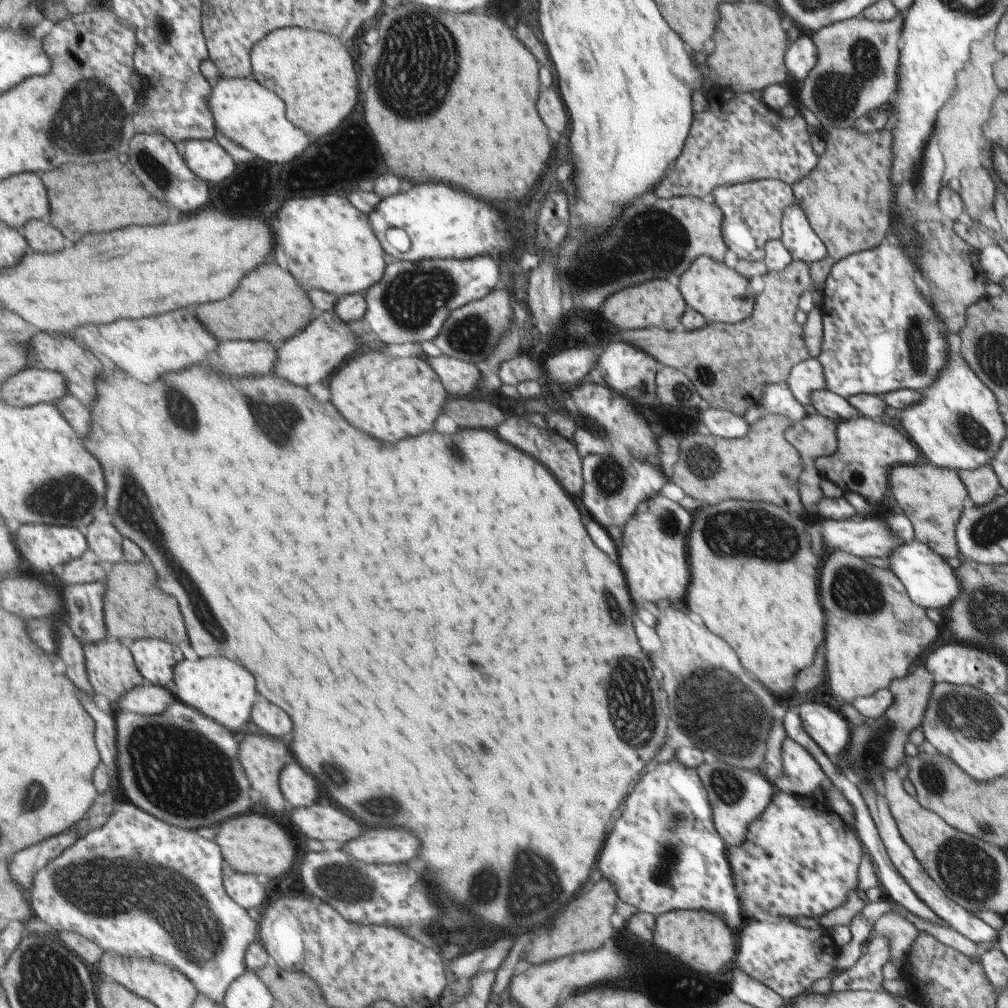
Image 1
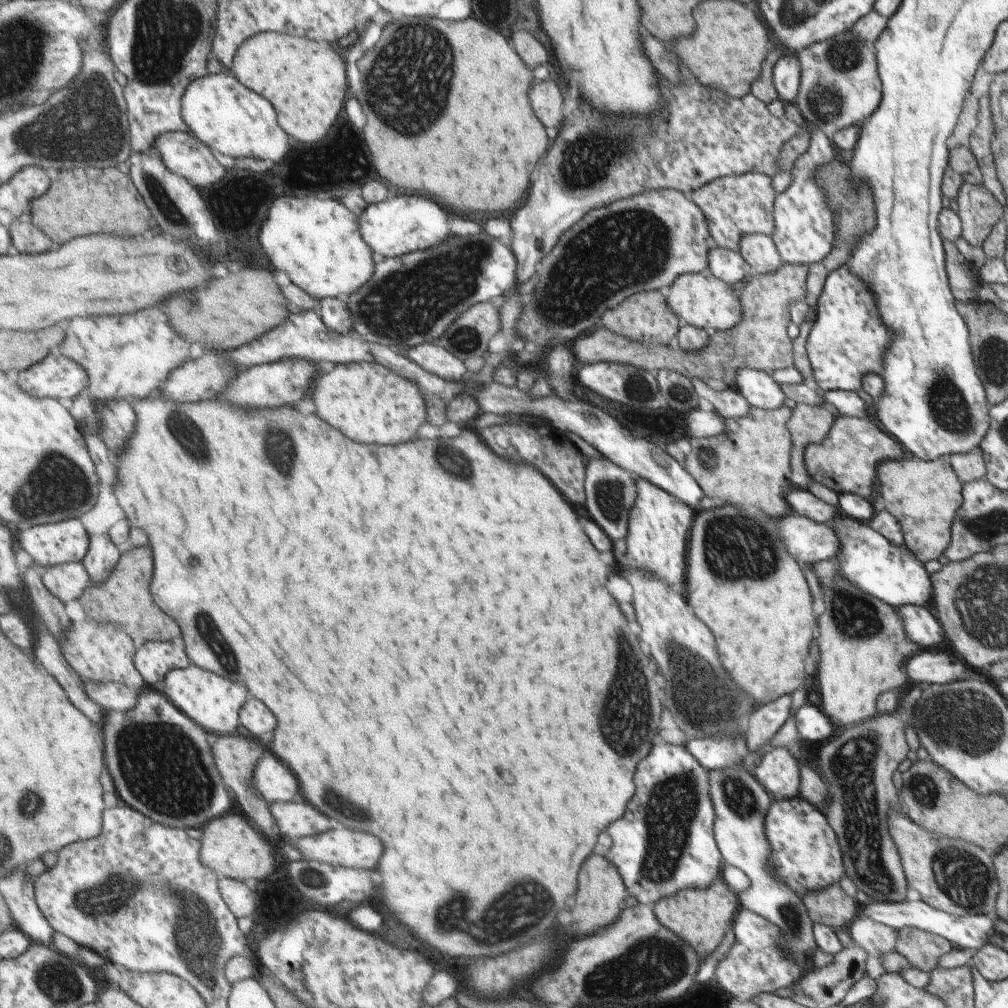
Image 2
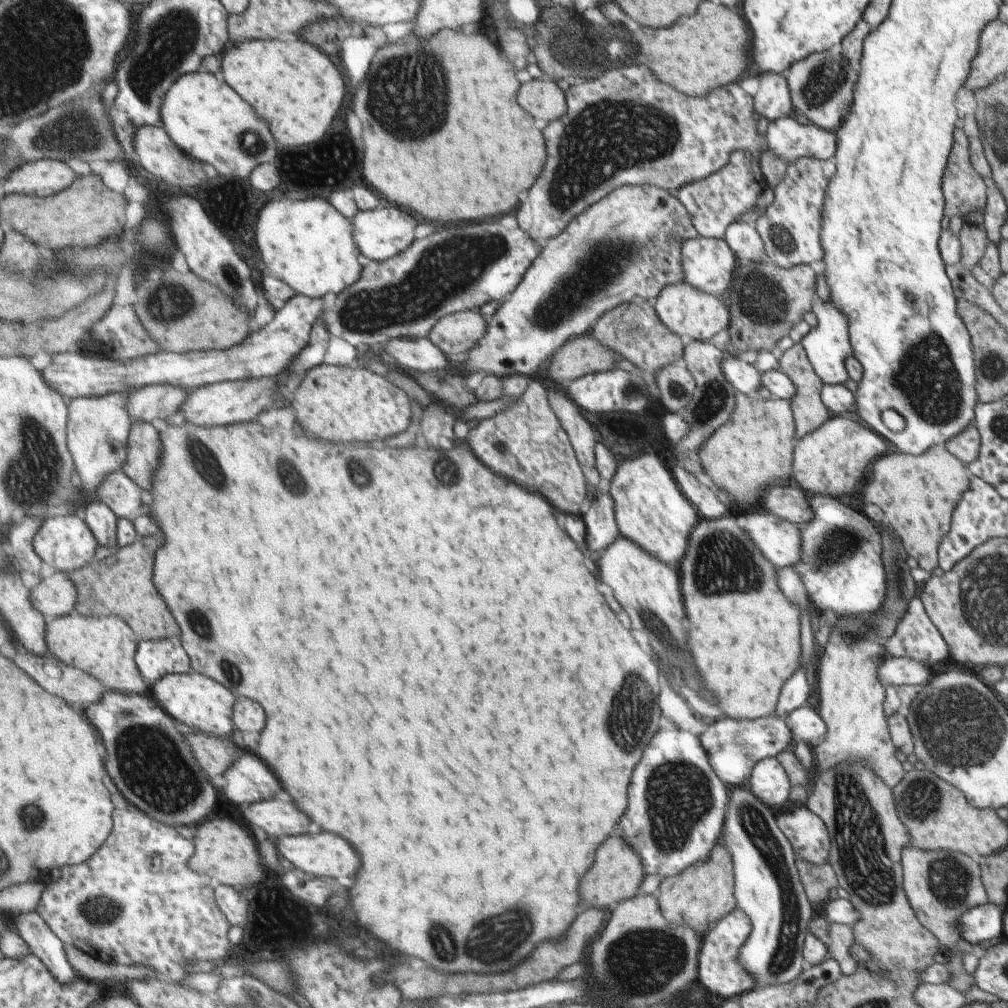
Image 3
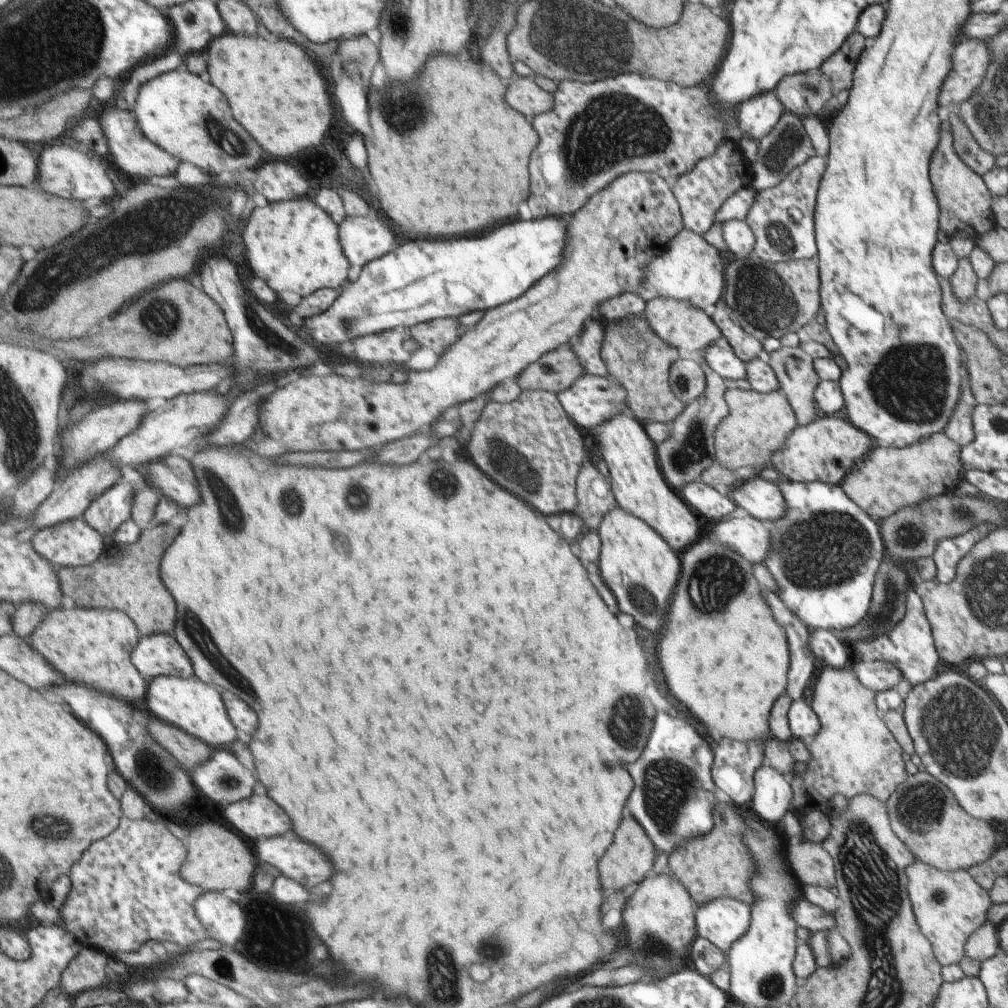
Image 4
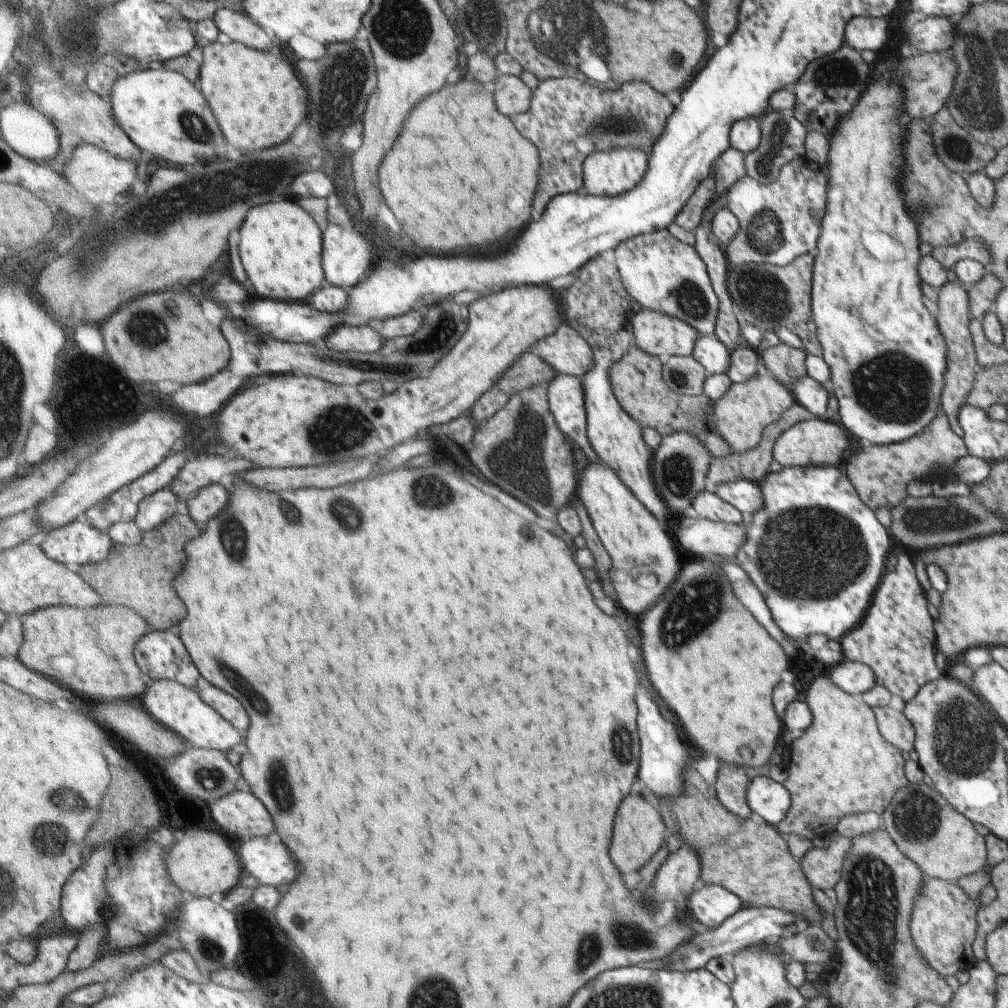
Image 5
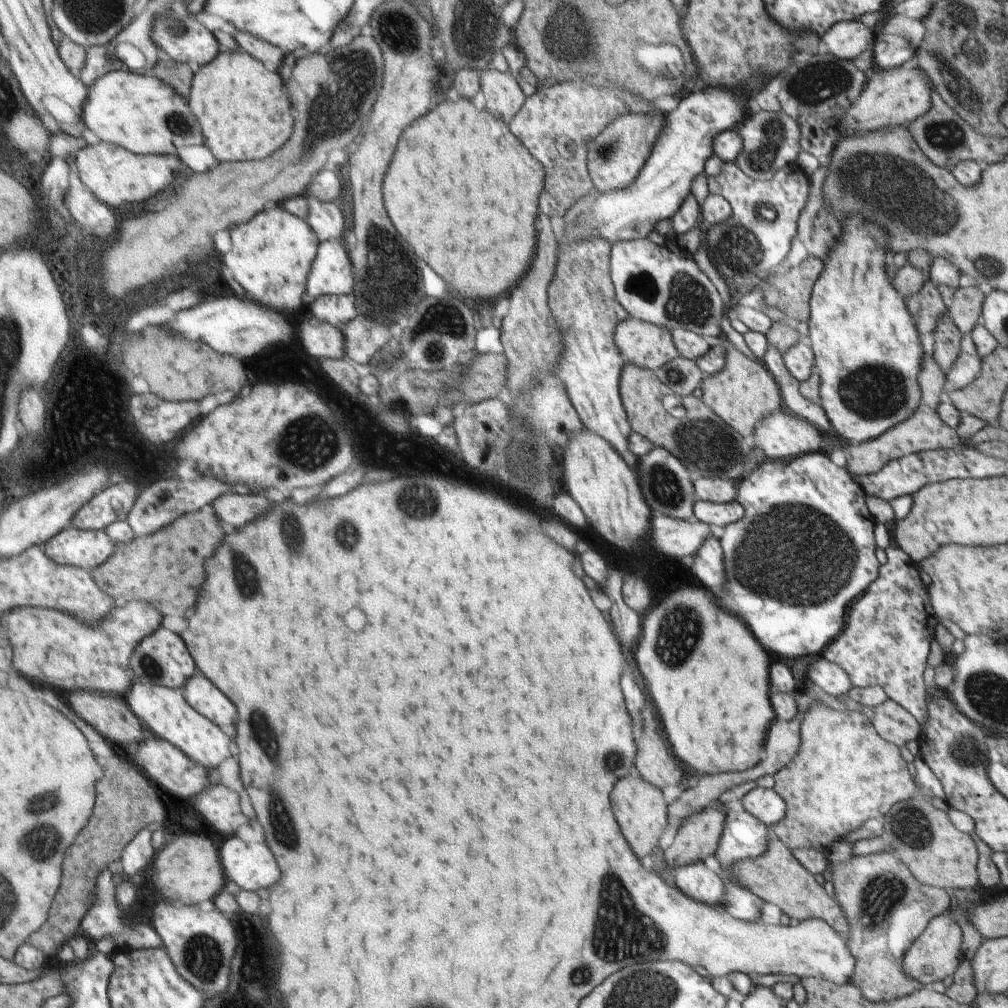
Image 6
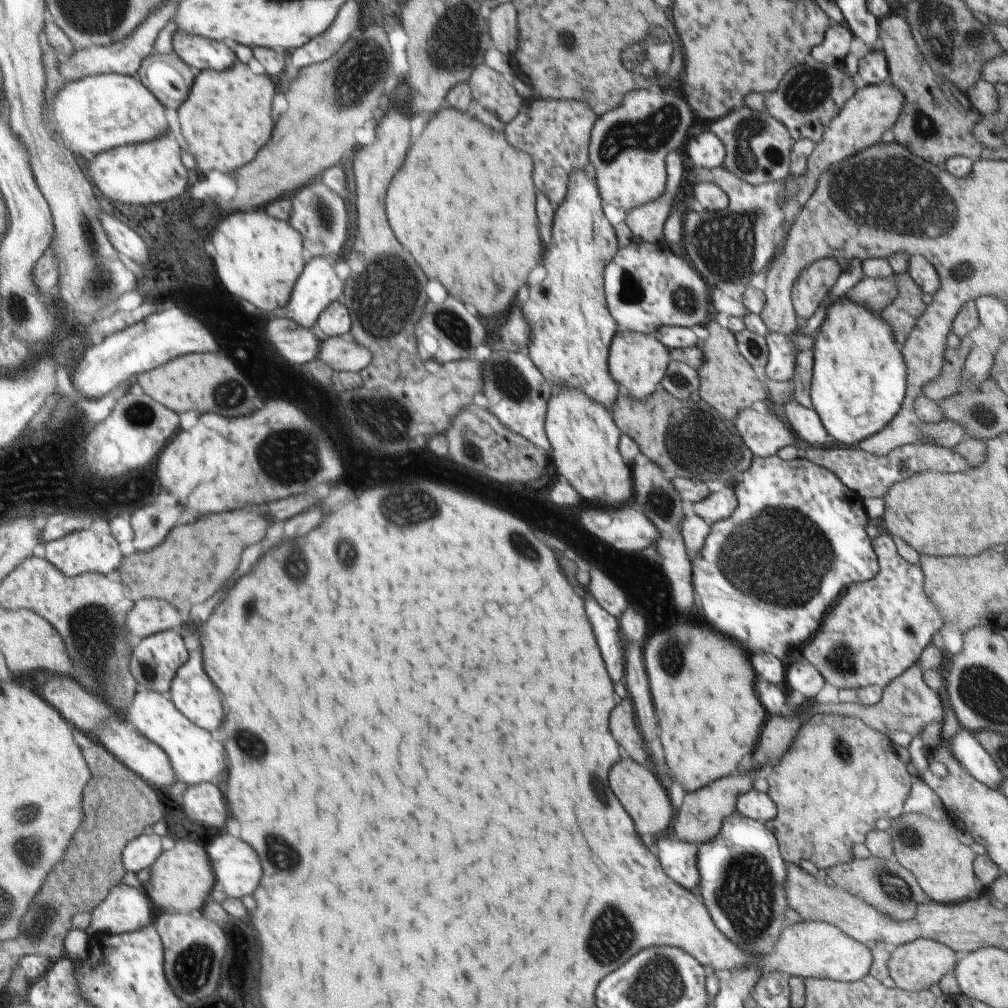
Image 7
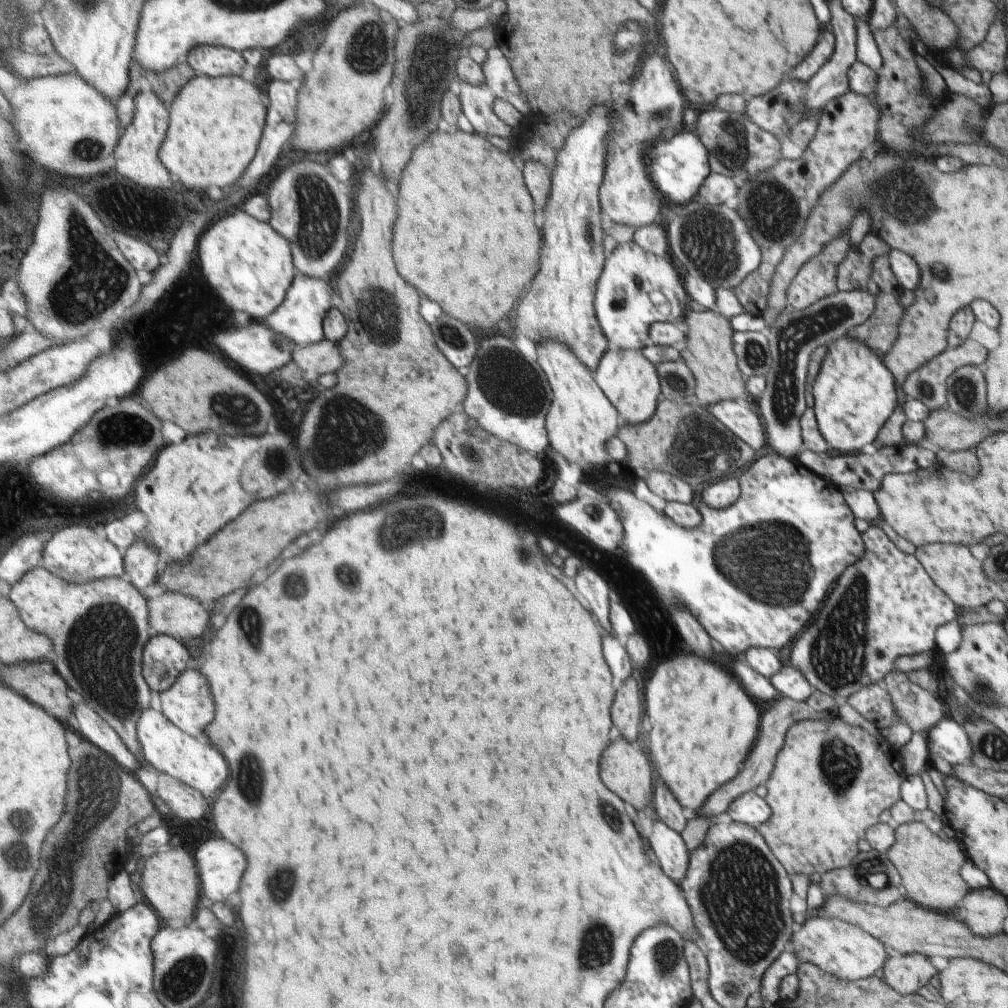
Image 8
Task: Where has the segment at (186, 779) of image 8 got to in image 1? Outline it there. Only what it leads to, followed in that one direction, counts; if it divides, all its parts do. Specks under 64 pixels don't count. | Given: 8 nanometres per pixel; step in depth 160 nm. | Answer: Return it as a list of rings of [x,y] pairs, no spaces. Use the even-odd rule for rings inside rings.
[[[205,658],[205,660],[183,660],[175,672],[174,683],[177,692],[174,694],[185,705],[192,706],[209,718],[225,725],[230,731],[242,734],[245,726],[252,721],[253,706],[257,702],[257,680],[255,676],[239,662],[231,662],[227,658]]]

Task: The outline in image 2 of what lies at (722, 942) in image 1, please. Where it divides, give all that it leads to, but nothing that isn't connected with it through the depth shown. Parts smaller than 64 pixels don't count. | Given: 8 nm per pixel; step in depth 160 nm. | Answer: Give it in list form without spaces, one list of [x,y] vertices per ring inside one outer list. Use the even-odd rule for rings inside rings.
[[[713,882],[709,888],[685,888],[671,896],[663,896],[651,906],[655,911],[657,920],[664,925],[669,932],[677,934],[695,948],[697,955],[705,958],[711,955],[713,950],[719,946],[726,932],[730,929],[733,914],[737,910],[737,898],[729,892],[725,882]]]

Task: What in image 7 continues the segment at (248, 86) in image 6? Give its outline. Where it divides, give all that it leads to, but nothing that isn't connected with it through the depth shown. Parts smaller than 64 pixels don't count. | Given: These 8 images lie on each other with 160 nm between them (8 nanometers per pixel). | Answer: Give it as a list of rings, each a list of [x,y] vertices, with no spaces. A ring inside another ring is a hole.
[[[241,60],[235,62],[227,70],[198,72],[188,97],[177,110],[179,118],[182,119],[182,135],[203,172],[209,172],[209,170],[233,172],[233,170],[249,164],[255,158],[257,150],[261,146],[265,148],[267,142],[273,138],[273,128],[275,128],[273,96],[277,94],[277,86],[267,74],[255,74],[243,62]]]

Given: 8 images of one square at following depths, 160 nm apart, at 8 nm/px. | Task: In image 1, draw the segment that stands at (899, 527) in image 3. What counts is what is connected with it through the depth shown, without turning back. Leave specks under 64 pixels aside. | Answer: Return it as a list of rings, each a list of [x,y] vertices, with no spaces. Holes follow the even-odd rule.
[[[922,462],[920,465],[901,465],[889,473],[893,498],[911,523],[914,540],[926,544],[943,558],[959,556],[956,531],[965,506],[965,489],[957,472]]]

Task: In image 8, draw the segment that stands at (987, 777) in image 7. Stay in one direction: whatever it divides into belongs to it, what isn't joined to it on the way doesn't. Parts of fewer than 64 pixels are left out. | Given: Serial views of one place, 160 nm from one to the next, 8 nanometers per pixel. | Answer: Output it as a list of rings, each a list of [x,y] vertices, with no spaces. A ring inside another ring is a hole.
[[[943,717],[925,734],[929,760],[935,754],[946,760],[951,767],[971,764],[969,739],[964,734],[964,728],[951,718]]]

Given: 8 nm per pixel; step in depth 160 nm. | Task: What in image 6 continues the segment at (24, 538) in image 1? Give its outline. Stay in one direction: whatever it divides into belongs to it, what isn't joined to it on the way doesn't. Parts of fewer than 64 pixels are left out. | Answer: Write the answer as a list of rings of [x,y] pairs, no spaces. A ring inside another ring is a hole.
[[[73,525],[45,543],[45,552],[57,564],[92,570],[111,558],[116,541],[106,529],[83,529]]]

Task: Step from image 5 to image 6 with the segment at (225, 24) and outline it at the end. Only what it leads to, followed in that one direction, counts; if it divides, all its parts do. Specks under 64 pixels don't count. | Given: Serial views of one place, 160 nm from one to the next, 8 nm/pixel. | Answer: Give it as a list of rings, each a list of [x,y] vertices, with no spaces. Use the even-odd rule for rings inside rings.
[[[235,30],[234,35],[235,40],[238,42],[241,50],[257,56],[259,60],[263,60],[265,64],[269,64],[271,68],[279,68],[283,58],[287,61],[287,56],[289,56],[280,46],[269,42],[268,40],[259,38],[253,33]]]

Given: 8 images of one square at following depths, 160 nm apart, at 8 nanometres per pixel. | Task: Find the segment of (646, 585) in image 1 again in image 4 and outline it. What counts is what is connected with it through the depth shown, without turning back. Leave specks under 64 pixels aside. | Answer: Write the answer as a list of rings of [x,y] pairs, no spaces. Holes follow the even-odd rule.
[[[615,414],[593,430],[597,444],[601,444],[600,456],[611,475],[610,488],[616,504],[623,508],[623,512],[637,516],[655,529],[673,552],[680,554],[681,550],[686,551],[687,546],[694,544],[695,538],[698,538],[697,520],[664,481],[657,468],[655,448],[639,424],[635,420],[627,420],[625,414]]]

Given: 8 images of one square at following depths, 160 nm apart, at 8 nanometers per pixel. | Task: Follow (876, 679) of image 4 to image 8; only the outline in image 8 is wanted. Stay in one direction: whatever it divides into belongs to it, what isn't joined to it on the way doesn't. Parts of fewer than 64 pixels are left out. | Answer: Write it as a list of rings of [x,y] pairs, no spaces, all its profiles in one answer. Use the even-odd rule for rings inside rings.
[[[785,665],[767,680],[781,693],[781,697],[787,697],[794,701],[805,700],[812,693],[812,686],[807,679],[793,665]]]

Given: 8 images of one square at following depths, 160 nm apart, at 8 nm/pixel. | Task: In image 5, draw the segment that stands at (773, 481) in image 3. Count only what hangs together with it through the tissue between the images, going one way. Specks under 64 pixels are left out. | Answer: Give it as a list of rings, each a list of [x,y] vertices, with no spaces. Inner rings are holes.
[[[761,358],[757,360],[757,372],[745,382],[731,382],[727,391],[712,402],[712,413],[717,434],[721,434],[723,442],[731,448],[731,452],[745,454],[755,448],[761,439],[761,430],[767,424],[773,424],[781,418],[781,414],[791,407],[791,394],[776,382],[765,368]]]

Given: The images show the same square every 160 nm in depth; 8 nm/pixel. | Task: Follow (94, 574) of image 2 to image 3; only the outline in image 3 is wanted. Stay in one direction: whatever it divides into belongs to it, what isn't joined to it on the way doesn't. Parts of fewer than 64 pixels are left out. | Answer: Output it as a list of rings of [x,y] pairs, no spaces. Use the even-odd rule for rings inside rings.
[[[98,498],[89,502],[81,514],[95,533],[98,544],[114,548],[118,545],[118,520],[119,517]]]

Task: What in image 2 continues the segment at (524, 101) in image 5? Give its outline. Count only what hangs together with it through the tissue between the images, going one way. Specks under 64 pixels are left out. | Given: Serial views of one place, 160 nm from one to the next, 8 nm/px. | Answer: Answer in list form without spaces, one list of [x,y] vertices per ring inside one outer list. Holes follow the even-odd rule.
[[[553,80],[535,84],[531,100],[537,116],[541,116],[541,122],[547,128],[555,128],[563,122],[563,92]]]

